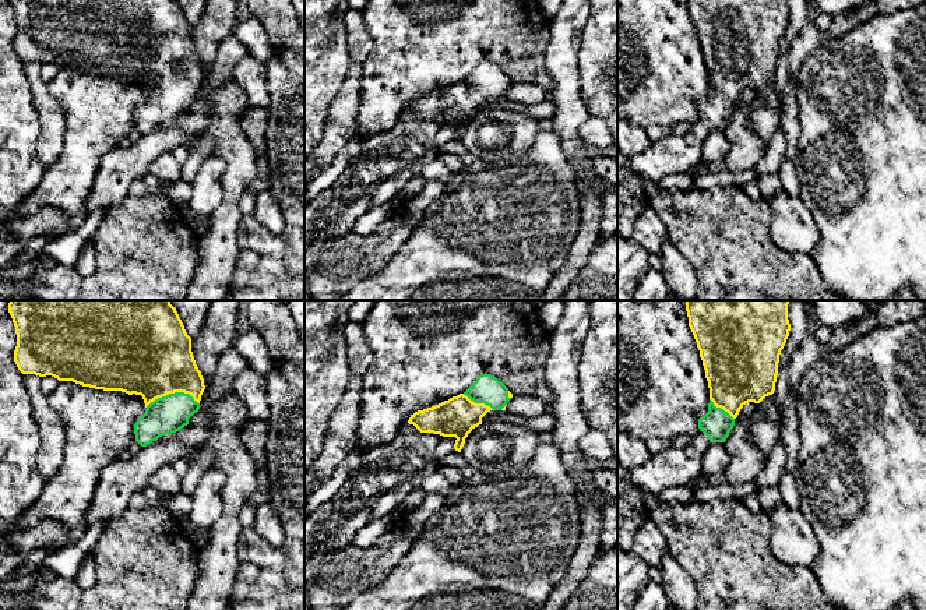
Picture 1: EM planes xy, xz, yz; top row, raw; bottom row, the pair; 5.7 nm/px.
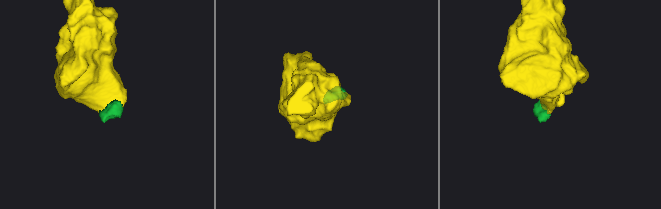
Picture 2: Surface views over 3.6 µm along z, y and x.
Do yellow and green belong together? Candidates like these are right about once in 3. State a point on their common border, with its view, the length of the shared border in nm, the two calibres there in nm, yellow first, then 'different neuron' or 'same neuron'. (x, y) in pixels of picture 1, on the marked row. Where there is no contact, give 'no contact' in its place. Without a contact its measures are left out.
xy (172, 392) | 320 nm | 460/220 nm | same neuron

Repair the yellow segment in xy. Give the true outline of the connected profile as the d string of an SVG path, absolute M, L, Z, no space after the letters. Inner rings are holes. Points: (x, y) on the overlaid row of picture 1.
M10 300L8 313L17 334L14 362L22 374L52 375L82 387L142 396L147 409L134 424L141 447L182 430L198 412L204 378L191 352L191 338L170 300Z

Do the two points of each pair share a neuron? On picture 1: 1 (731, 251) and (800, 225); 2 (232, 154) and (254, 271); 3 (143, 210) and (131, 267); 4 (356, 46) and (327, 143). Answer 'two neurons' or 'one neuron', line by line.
1: two neurons
2: two neurons
3: one neuron
4: one neuron

